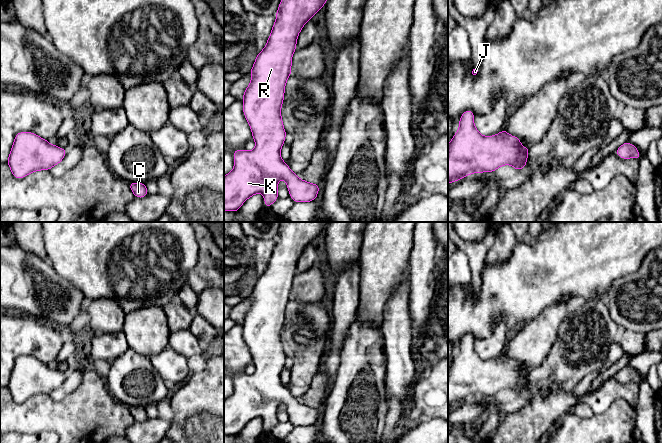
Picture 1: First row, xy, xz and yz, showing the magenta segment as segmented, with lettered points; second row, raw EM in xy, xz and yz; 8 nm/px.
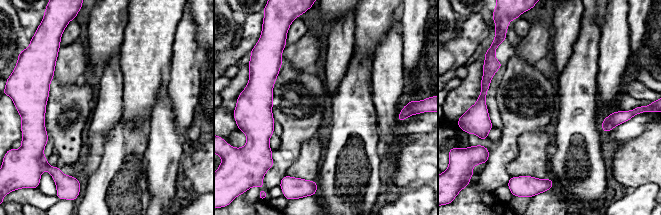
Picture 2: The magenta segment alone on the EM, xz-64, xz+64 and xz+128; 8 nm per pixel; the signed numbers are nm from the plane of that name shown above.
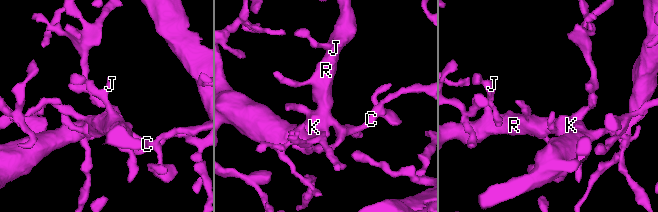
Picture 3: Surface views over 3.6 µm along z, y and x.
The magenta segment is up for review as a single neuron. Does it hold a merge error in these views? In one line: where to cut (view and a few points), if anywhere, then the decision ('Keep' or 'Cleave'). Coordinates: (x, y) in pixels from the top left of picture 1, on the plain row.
No split. Keep

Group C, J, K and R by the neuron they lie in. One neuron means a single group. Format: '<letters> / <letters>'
C J K R

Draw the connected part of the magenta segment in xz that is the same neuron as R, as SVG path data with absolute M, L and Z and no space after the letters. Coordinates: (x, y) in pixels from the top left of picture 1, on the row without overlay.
M283 222L279 228L276 244L264 273L258 277L251 293L251 306L243 319L243 337L251 352L256 367L252 375L235 374L234 392L224 400L224 435L238 435L251 420L262 417L265 430L279 421L278 405L284 403L294 426L314 425L320 410L299 403L282 384L280 374L284 368L286 355L281 341L285 309L291 299L292 279L296 274L297 262L303 250L315 239L328 222Z

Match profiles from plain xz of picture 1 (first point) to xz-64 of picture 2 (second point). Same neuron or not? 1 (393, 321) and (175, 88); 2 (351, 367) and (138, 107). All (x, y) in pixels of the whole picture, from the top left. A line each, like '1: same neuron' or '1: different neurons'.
1: different neurons
2: different neurons

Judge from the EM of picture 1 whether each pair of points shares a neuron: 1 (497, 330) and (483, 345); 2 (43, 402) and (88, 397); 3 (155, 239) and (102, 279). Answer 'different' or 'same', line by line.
1: same
2: same
3: same

